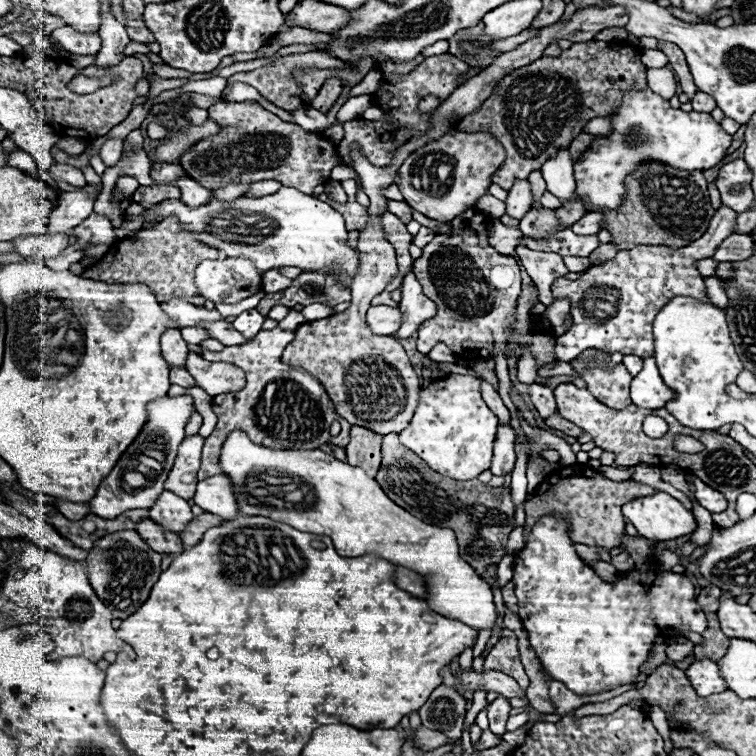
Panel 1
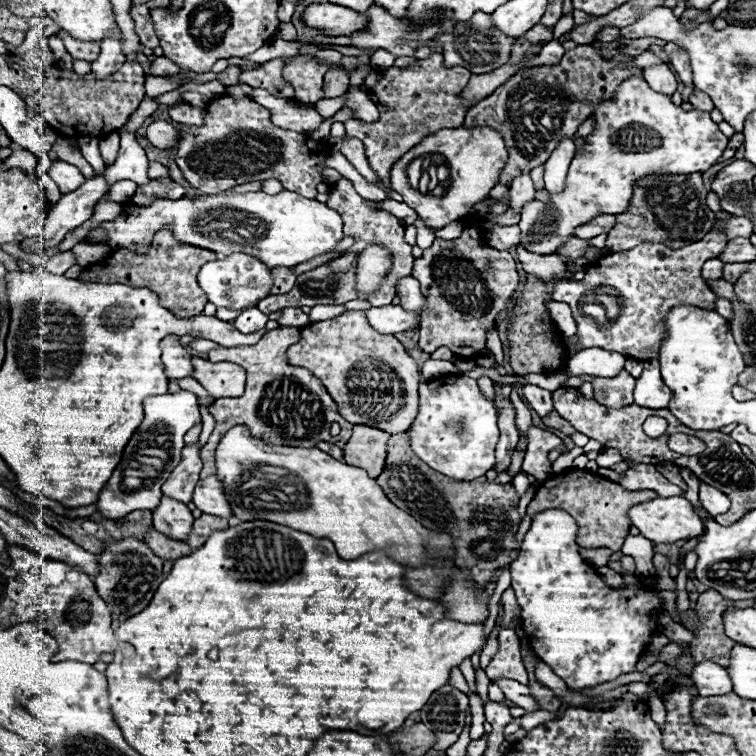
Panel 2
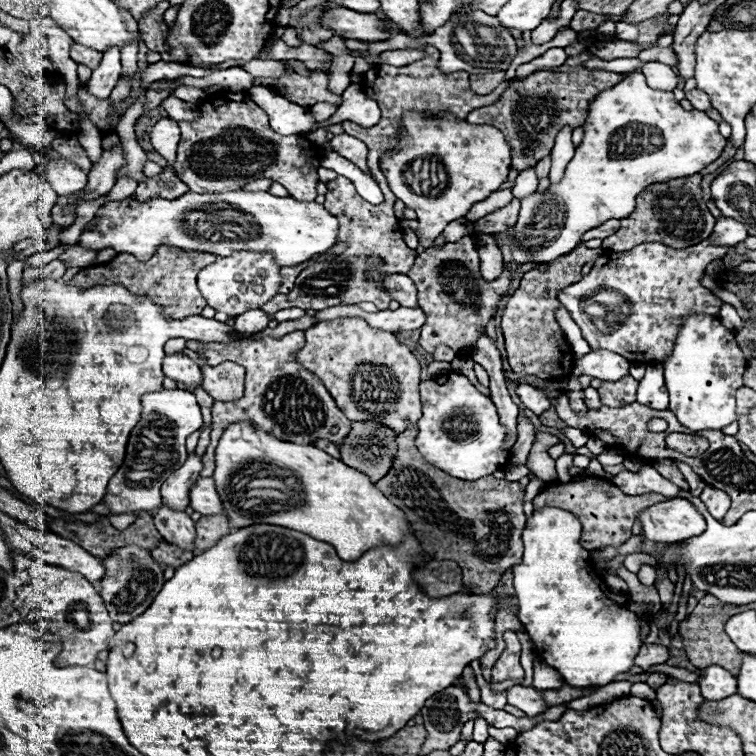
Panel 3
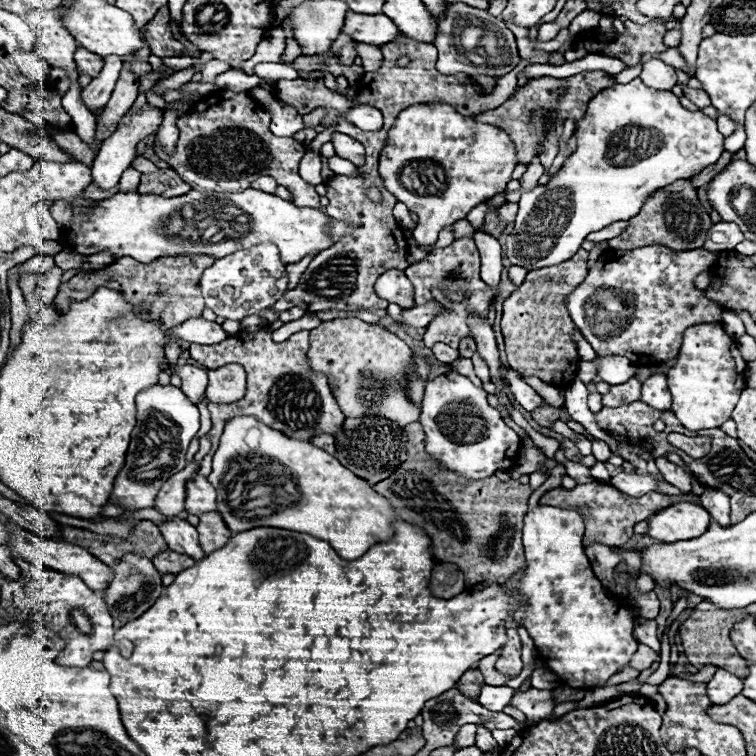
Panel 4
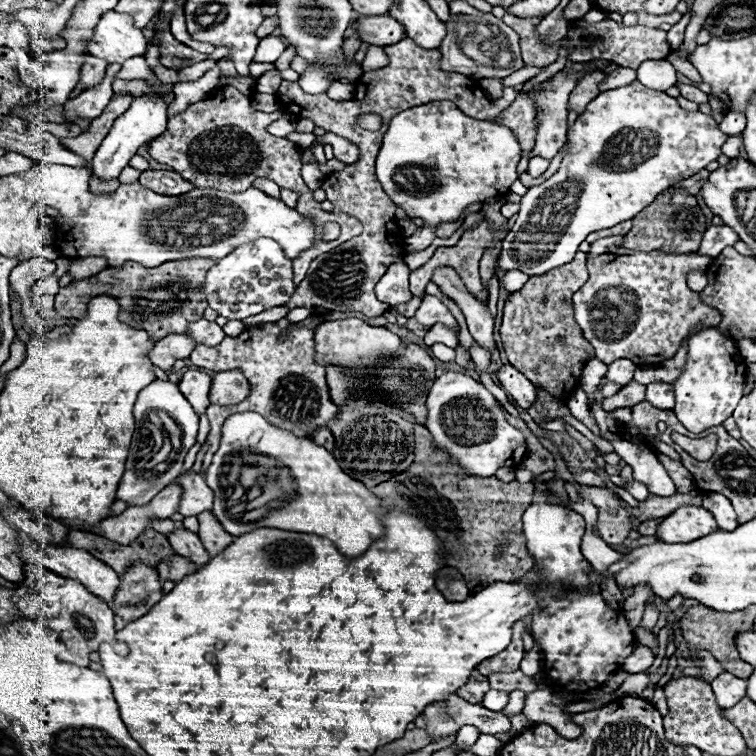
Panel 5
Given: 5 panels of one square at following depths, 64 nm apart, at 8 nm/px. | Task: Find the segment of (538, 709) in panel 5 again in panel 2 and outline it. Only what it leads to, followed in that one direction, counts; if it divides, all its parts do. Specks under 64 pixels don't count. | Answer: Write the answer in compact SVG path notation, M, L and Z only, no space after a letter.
M498 678L498 680L492 680L492 684L500 686L500 690L504 692L504 696L512 702L516 702L520 708L524 708L526 712L534 712L538 710L538 704L536 700L530 696L530 688L524 686L524 684L518 684L514 680L506 680L506 678Z

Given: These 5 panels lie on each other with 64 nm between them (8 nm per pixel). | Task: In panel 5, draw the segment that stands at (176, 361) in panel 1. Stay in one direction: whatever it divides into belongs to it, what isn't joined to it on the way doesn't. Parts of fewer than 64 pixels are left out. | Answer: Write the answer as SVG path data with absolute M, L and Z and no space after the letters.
M188 368L184 374L182 374L182 380L180 380L180 392L186 396L186 400L194 406L194 410L198 414L202 414L210 400L208 400L208 392L210 392L210 376L200 372L200 370L192 370Z

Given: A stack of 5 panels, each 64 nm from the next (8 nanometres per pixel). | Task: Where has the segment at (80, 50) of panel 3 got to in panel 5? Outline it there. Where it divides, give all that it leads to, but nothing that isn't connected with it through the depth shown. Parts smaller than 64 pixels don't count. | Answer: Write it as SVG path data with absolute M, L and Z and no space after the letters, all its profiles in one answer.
M82 54L82 58L84 58L84 64L82 64L82 70L80 70L80 80L84 82L82 90L86 90L86 88L96 86L104 78L108 62L102 60L102 58L96 58L92 54Z

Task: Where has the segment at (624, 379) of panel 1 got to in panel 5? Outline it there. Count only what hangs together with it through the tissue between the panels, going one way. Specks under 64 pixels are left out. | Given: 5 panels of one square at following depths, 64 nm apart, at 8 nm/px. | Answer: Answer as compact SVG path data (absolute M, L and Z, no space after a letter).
M632 380L630 384L622 386L614 396L604 398L604 400L602 400L602 406L604 406L604 410L628 408L628 406L634 406L634 404L642 402L642 400L644 400L644 392L646 392L646 386Z

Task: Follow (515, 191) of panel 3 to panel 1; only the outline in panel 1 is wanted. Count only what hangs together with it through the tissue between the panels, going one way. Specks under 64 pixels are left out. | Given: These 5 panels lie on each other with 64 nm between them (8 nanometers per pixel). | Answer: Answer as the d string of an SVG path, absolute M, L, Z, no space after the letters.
M528 180L516 182L510 188L508 198L506 198L506 214L520 220L530 210L530 204L532 204L532 194L530 194Z

